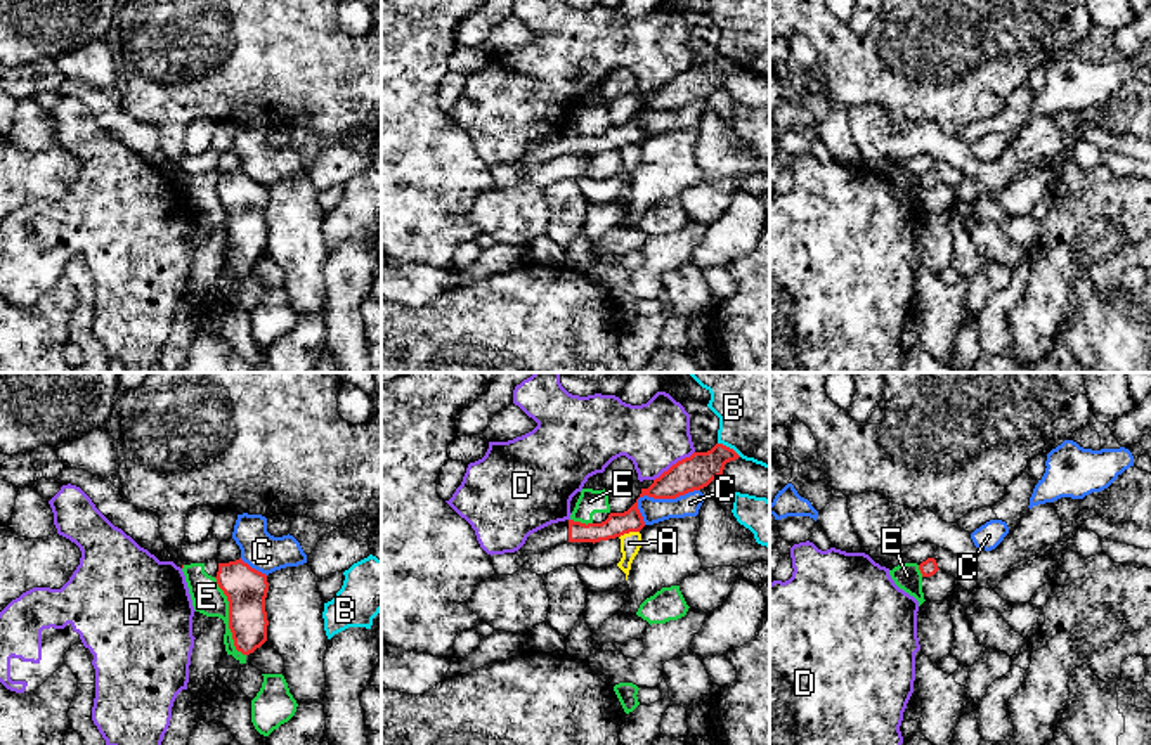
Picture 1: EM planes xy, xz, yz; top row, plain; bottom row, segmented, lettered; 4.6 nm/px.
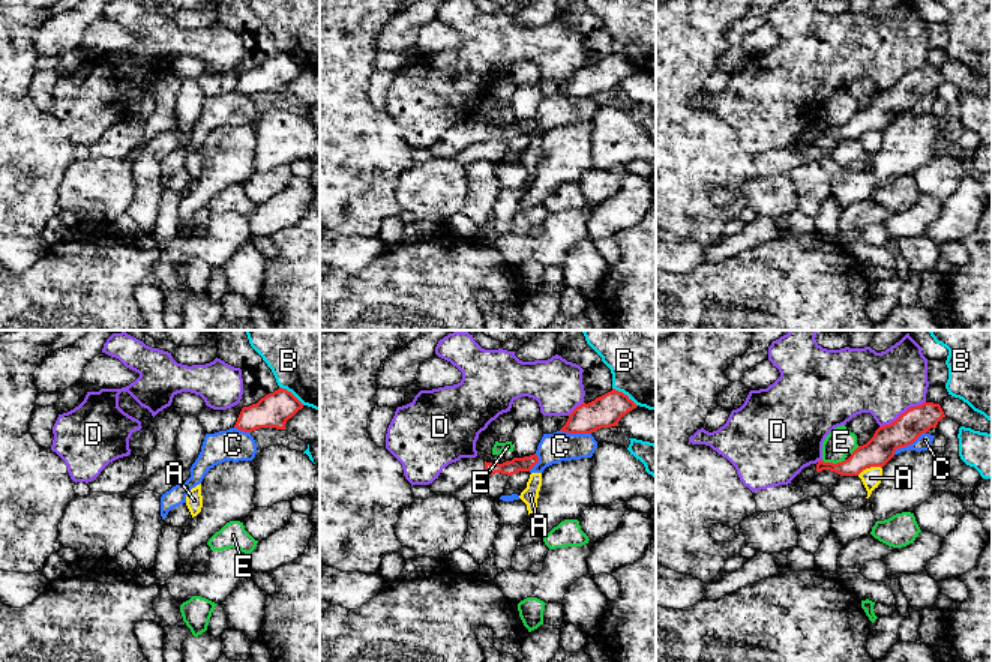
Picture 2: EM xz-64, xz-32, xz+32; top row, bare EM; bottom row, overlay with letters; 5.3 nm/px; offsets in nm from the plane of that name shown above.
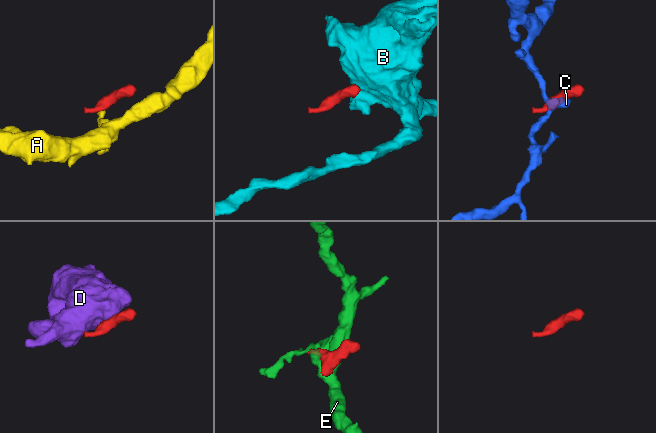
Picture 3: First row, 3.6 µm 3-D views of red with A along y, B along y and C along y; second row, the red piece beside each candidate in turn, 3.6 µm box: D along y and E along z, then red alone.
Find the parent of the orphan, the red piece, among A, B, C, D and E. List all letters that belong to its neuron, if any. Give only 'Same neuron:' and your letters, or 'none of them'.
Same neuron: none of them

